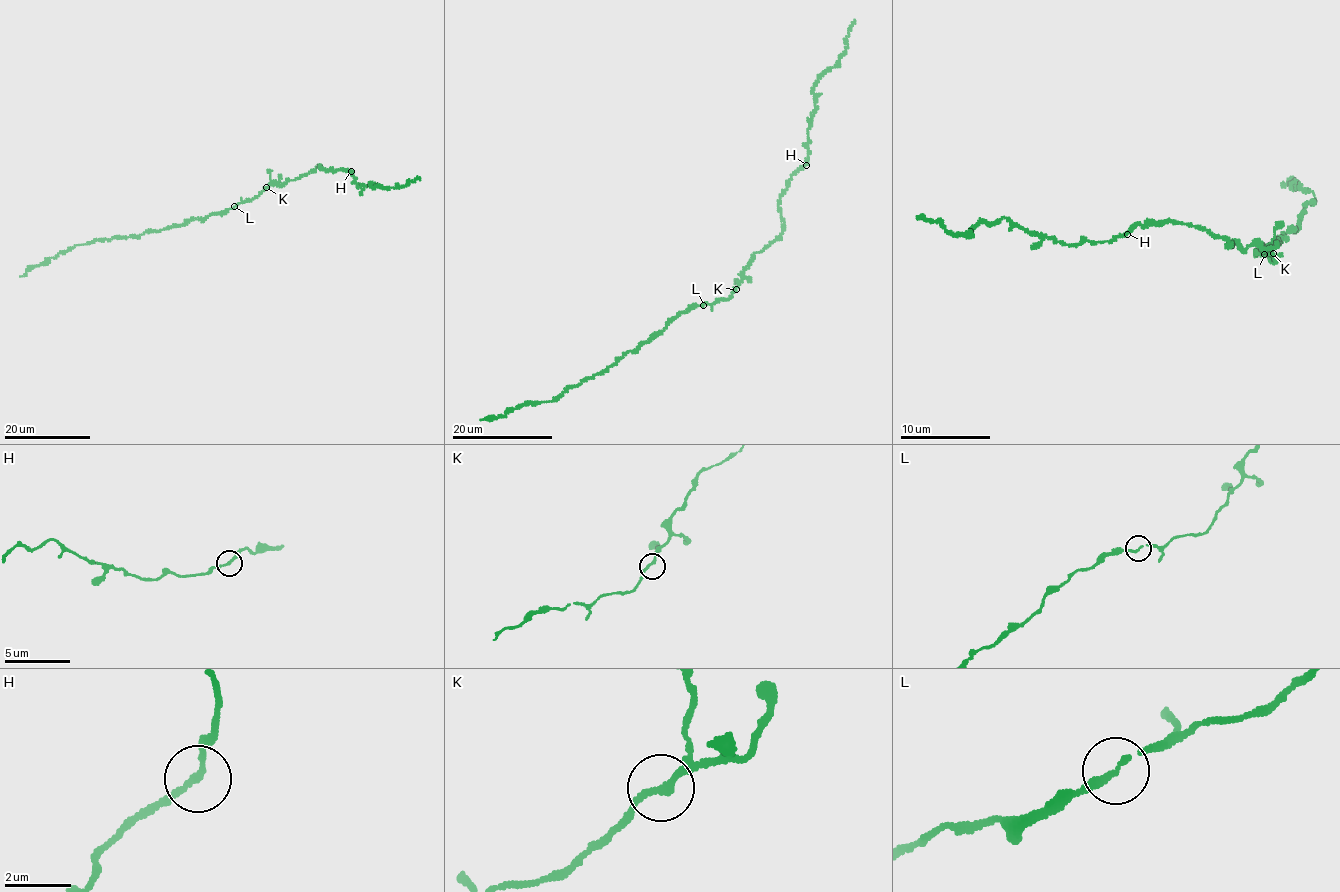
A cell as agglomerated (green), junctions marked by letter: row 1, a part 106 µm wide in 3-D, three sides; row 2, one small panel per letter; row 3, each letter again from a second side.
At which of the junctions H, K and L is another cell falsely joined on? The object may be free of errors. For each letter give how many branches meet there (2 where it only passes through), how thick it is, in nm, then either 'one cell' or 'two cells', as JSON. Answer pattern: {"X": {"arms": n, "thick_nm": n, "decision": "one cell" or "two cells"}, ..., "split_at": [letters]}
{"H": {"arms": 2, "thick_nm": 180, "decision": "one cell"}, "K": {"arms": 2, "thick_nm": 180, "decision": "one cell"}, "L": {"arms": 2, "thick_nm": 180, "decision": "one cell"}, "split_at": []}

